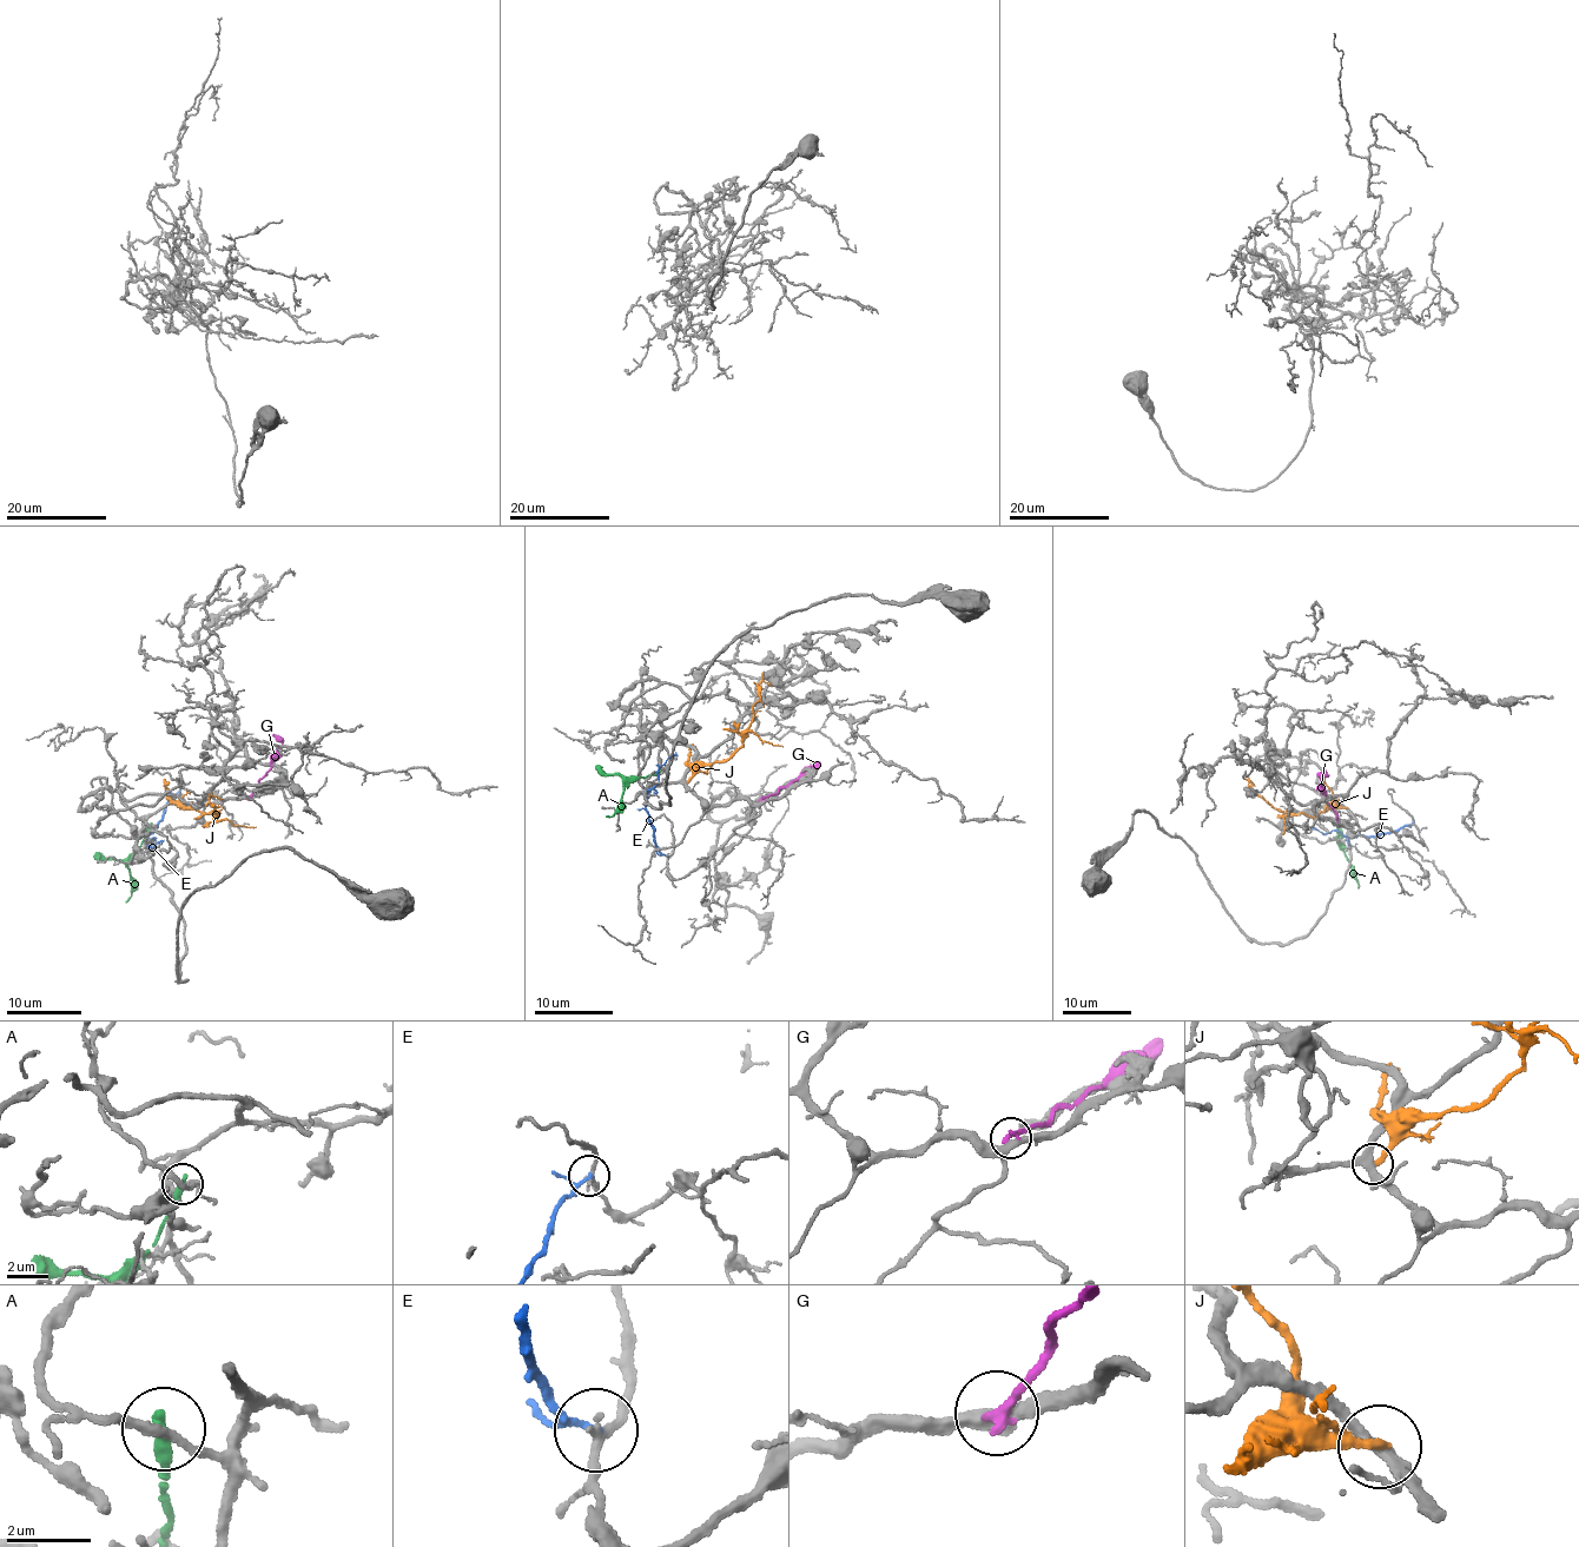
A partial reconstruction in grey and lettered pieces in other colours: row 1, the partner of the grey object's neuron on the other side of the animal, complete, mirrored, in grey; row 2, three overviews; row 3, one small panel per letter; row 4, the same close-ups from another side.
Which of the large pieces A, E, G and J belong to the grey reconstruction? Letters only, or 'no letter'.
no letter

